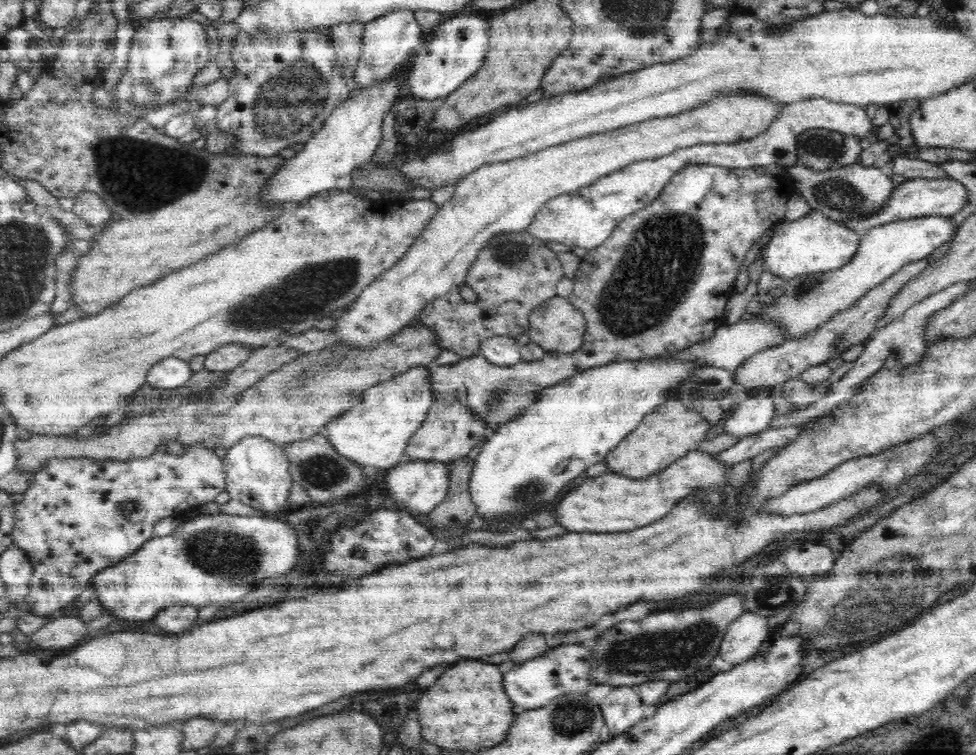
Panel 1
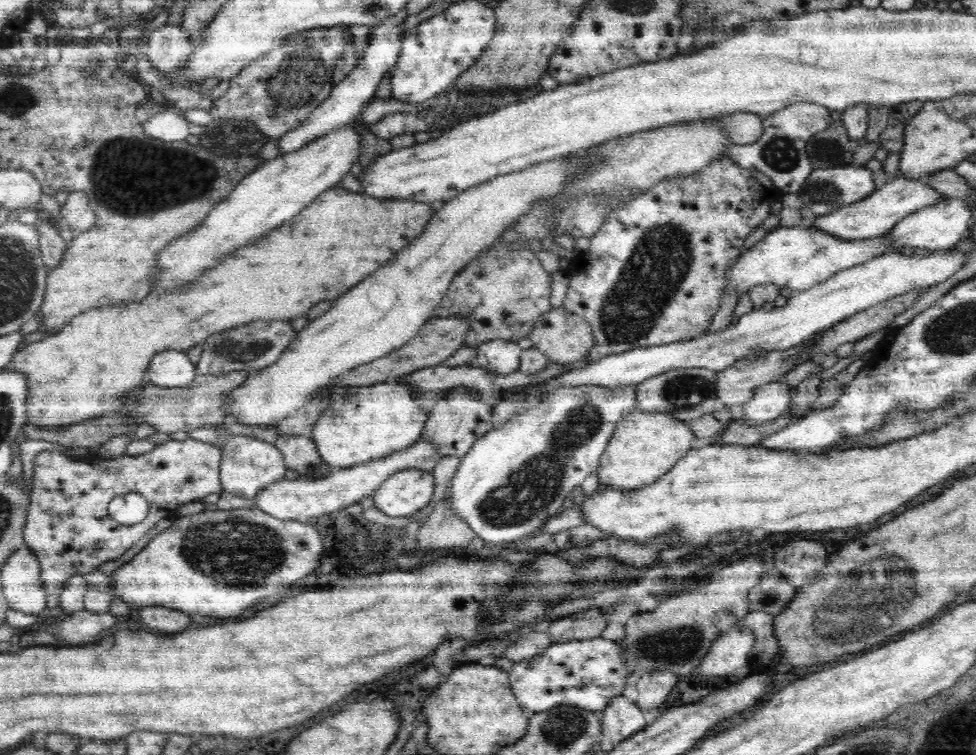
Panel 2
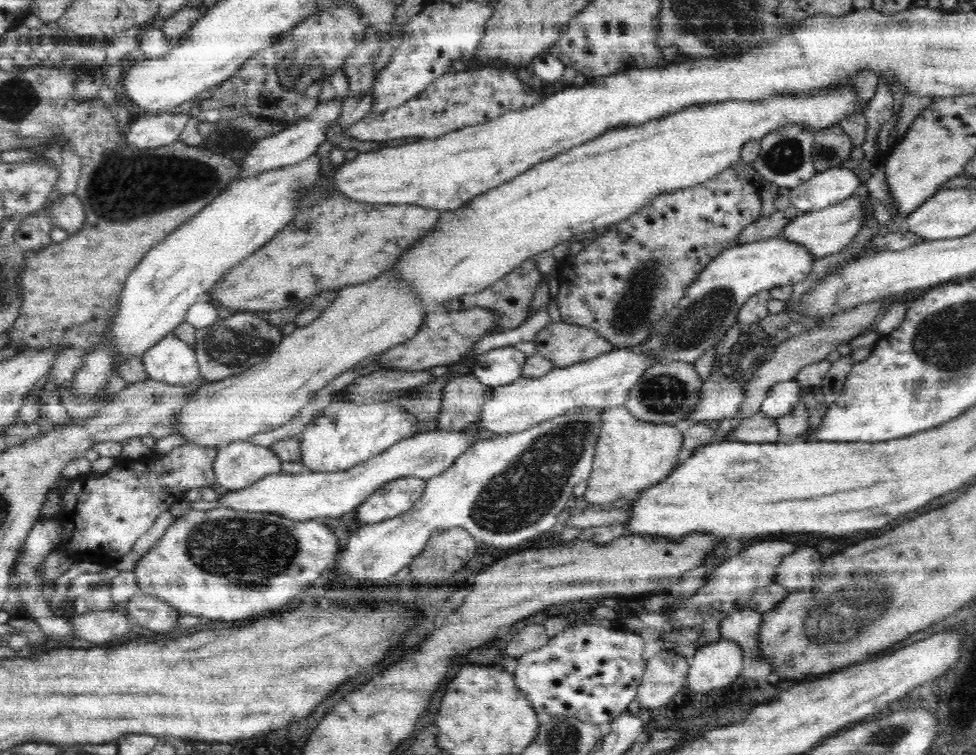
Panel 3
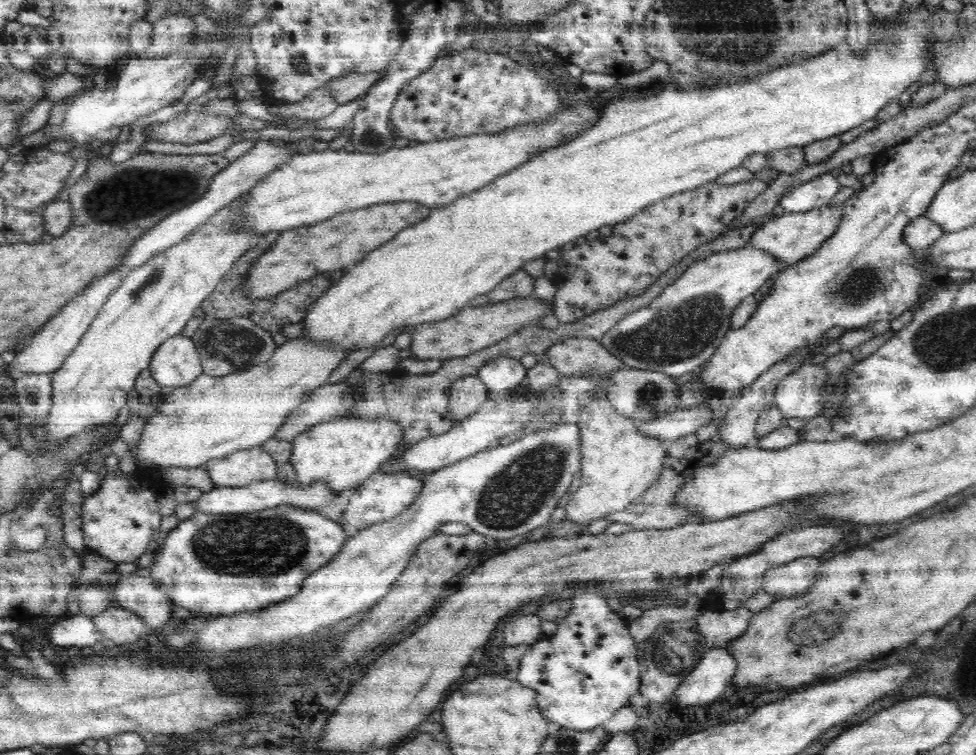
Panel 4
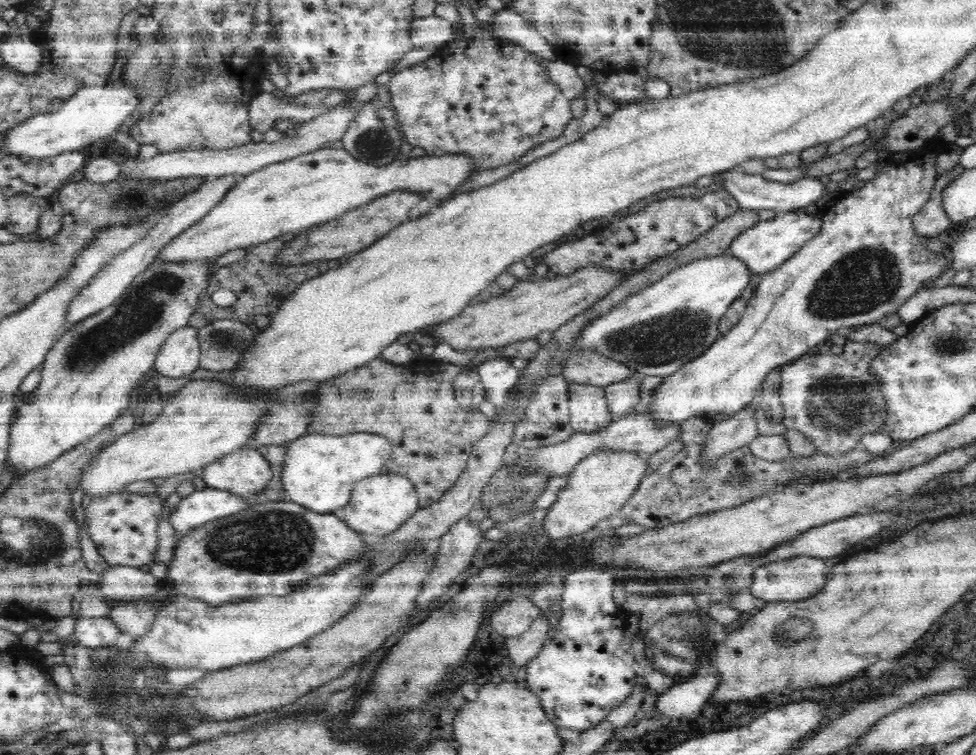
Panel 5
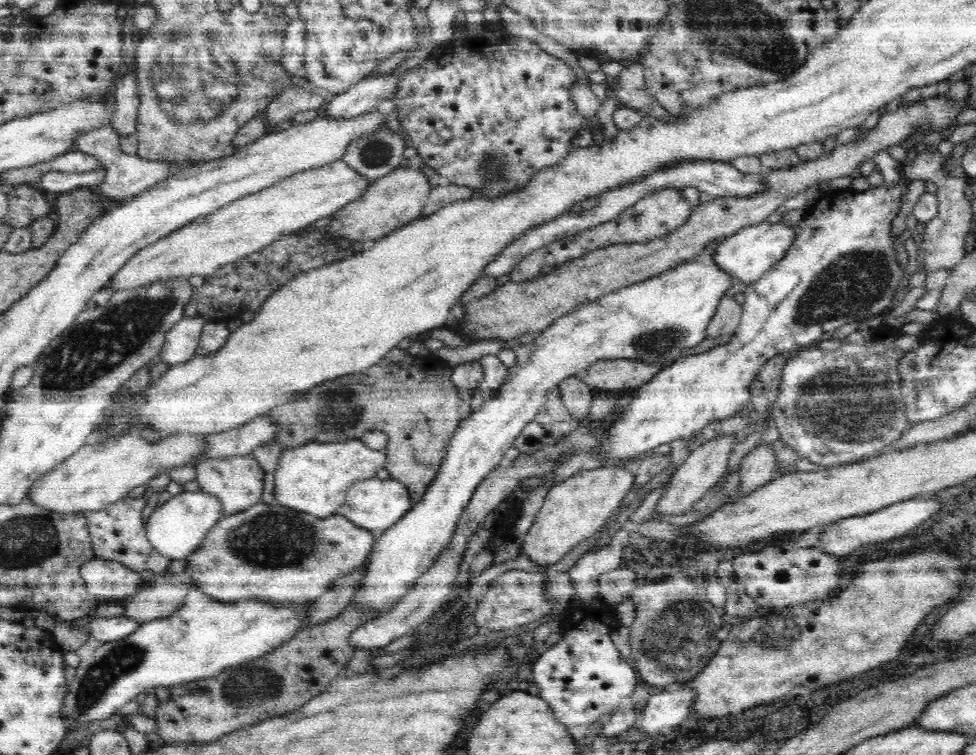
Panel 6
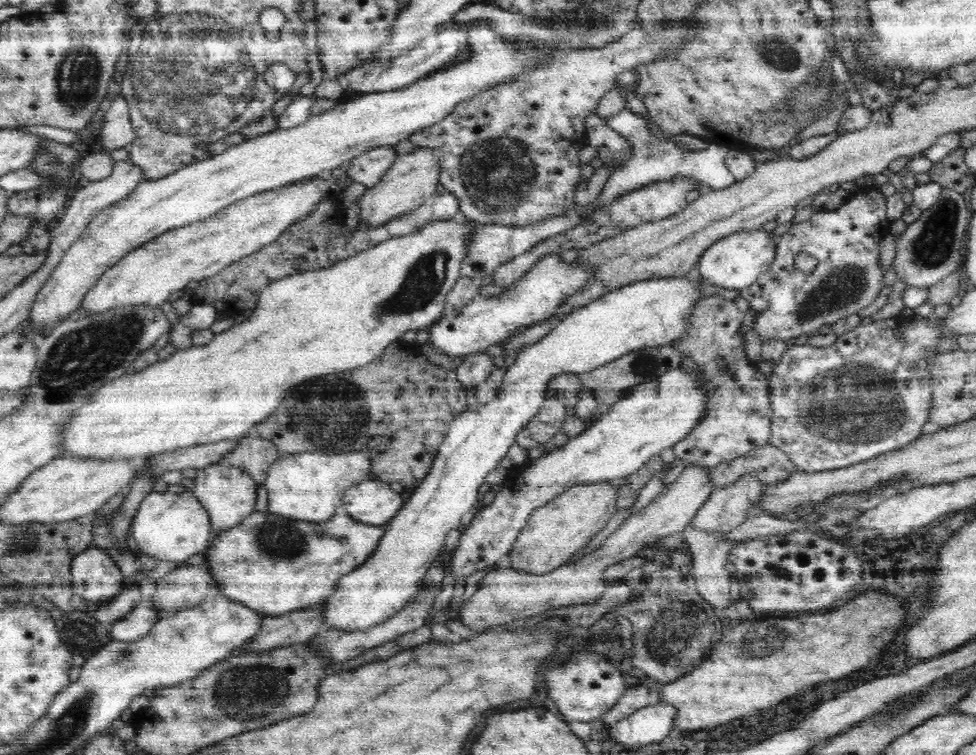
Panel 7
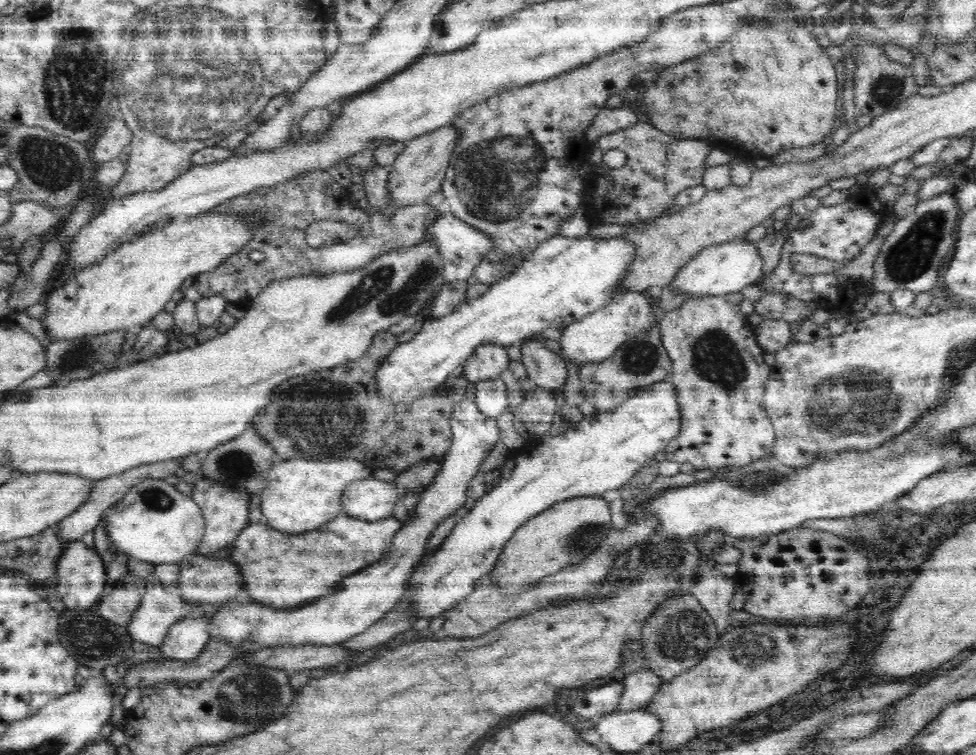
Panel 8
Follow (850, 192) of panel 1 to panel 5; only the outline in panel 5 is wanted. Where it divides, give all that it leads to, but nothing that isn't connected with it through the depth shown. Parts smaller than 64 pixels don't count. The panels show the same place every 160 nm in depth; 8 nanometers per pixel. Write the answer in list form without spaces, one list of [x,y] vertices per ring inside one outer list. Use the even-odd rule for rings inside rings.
[[[739,169],[728,170],[718,174],[722,188],[737,200],[740,209],[768,209],[778,213],[788,213],[801,208],[803,211],[811,210],[814,203],[824,194],[827,187],[814,178],[802,178],[794,183],[769,182],[762,175],[745,174]]]

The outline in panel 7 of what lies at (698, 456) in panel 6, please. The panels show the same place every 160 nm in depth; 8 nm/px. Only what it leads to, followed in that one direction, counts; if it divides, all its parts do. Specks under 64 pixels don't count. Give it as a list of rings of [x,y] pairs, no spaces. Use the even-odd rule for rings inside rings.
[[[686,465],[683,473],[669,485],[665,485],[664,490],[650,502],[644,509],[631,514],[604,542],[593,551],[585,551],[566,565],[559,566],[554,572],[548,574],[528,574],[527,572],[516,572],[513,568],[494,569],[480,580],[477,591],[459,608],[458,619],[470,630],[484,630],[490,626],[500,626],[506,622],[512,622],[516,618],[528,618],[534,616],[542,610],[548,608],[558,608],[558,606],[568,606],[572,604],[590,604],[598,600],[605,591],[604,570],[607,566],[619,563],[620,561],[636,557],[639,550],[644,547],[654,545],[661,537],[674,534],[674,532],[684,531],[693,516],[697,513],[711,492],[715,489],[709,479],[710,468],[702,468],[696,465]]]

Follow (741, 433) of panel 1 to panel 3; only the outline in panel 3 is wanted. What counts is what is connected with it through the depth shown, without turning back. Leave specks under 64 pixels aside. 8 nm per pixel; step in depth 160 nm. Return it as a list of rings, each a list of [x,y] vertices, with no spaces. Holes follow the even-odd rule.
[[[796,380],[777,383],[769,390],[762,407],[760,407],[760,413],[775,419],[790,414],[802,400],[801,395],[802,385]]]

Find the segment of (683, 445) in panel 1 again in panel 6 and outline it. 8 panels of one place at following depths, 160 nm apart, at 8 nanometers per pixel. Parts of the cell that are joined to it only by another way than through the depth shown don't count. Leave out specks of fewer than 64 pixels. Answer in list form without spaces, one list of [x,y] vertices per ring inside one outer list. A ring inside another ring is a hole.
[[[570,376],[558,385],[560,395],[567,410],[572,414],[574,423],[589,416],[593,400],[593,388],[576,376]],[[622,465],[580,470],[547,492],[542,509],[521,542],[521,554],[538,566],[558,562],[579,542],[590,538],[604,525],[634,484],[633,473]]]

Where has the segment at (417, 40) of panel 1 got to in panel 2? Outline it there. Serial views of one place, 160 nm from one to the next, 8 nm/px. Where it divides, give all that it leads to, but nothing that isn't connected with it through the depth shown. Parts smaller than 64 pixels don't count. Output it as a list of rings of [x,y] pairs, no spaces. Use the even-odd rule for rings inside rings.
[[[401,8],[396,14],[384,19],[381,24],[374,26],[371,42],[366,46],[362,58],[357,60],[354,70],[342,82],[329,88],[330,94],[328,98],[311,112],[311,116],[304,123],[300,123],[298,127],[287,132],[275,142],[278,146],[278,156],[294,152],[294,150],[300,150],[302,146],[310,144],[312,140],[316,140],[320,136],[326,136],[332,130],[338,130],[338,128],[342,128],[342,126],[352,123],[358,118],[364,103],[374,96],[376,87],[382,80],[384,73],[388,72],[388,70],[390,71],[398,60],[399,52],[404,42],[404,34],[406,34],[406,29],[402,29],[402,26],[404,26],[404,19],[408,15],[408,11],[405,8]]]

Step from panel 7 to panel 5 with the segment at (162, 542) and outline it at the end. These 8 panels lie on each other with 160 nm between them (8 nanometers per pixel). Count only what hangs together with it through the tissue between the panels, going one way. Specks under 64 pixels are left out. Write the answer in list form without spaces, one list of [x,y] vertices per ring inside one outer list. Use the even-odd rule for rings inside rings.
[[[207,486],[186,497],[176,498],[176,510],[169,513],[168,521],[174,528],[175,537],[179,539],[196,526],[248,510],[250,506],[263,501],[265,500],[262,493],[252,494],[250,498],[240,498],[227,490]]]

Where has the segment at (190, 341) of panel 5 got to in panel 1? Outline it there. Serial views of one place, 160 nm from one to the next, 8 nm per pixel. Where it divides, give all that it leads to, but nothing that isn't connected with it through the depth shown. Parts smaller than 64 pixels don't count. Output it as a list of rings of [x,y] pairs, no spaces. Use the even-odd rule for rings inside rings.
[[[176,357],[163,358],[148,371],[146,383],[154,388],[178,390],[192,377],[187,361]]]

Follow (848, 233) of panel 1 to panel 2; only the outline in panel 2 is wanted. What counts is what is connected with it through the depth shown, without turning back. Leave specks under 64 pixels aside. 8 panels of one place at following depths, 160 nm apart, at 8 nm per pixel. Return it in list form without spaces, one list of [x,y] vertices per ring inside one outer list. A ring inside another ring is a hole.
[[[813,225],[809,228],[775,228],[727,266],[723,290],[726,290],[726,294],[735,294],[737,298],[760,284],[788,287],[794,292],[808,290],[836,274],[836,271],[890,252],[888,248],[890,243],[881,235],[862,240],[844,240],[816,230]]]

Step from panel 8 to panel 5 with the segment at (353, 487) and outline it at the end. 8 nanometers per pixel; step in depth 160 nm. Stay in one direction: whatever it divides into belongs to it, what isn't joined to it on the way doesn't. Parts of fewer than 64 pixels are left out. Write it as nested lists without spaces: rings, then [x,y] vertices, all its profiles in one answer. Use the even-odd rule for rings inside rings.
[[[387,471],[359,480],[352,489],[350,501],[342,507],[342,520],[352,529],[372,539],[395,531],[419,510],[419,499],[412,481]]]

